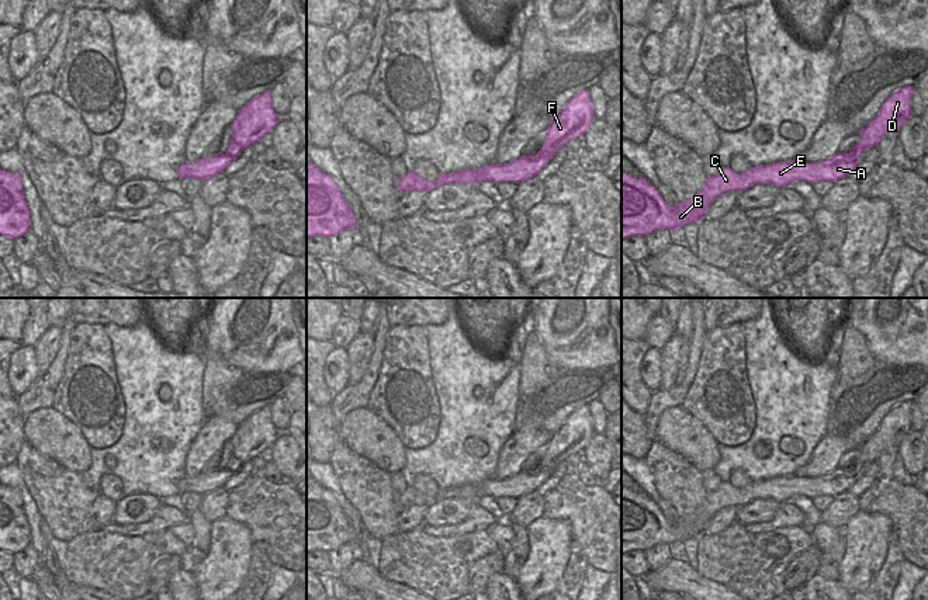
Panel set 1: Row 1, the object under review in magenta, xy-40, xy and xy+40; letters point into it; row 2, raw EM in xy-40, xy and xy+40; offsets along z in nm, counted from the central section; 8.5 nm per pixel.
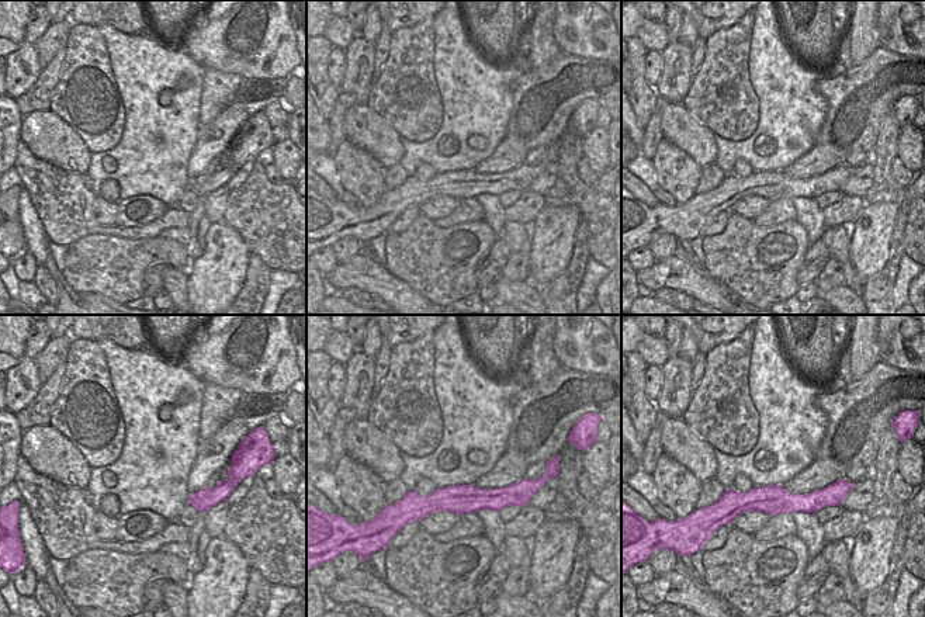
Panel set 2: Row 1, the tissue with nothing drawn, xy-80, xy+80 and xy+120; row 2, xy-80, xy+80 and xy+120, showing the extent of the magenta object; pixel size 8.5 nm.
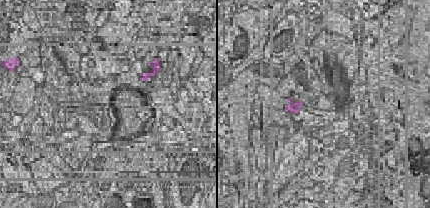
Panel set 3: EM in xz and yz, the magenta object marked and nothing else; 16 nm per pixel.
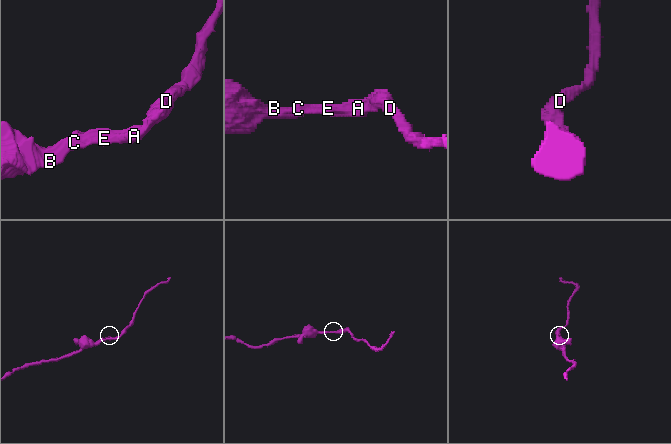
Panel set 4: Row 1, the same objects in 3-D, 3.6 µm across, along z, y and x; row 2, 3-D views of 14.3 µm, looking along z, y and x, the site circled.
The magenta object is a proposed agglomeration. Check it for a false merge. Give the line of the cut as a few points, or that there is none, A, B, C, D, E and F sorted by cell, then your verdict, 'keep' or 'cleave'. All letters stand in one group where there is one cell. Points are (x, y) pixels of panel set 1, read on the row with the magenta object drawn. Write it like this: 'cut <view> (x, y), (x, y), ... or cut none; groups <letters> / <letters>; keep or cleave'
cut none; groups A B C D E F; keep

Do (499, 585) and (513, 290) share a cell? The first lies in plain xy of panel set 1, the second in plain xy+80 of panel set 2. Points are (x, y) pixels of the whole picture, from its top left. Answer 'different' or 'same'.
same

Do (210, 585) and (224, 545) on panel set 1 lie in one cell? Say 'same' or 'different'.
same

